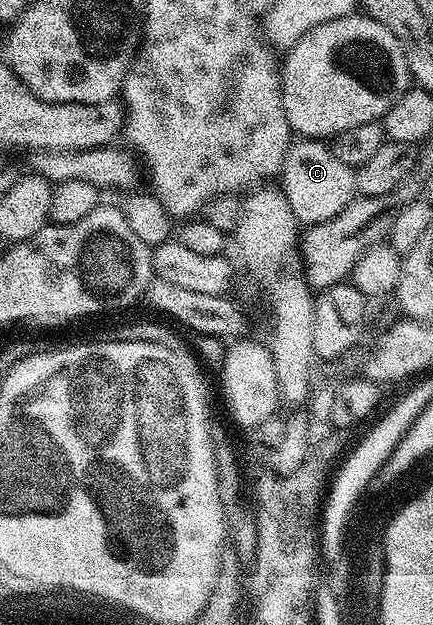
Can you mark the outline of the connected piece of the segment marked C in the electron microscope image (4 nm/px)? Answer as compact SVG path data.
M320 140L293 141L288 148L284 169L278 175L278 182L297 222L301 224L330 220L357 197L353 167L342 164L342 160L334 156L331 145Z

